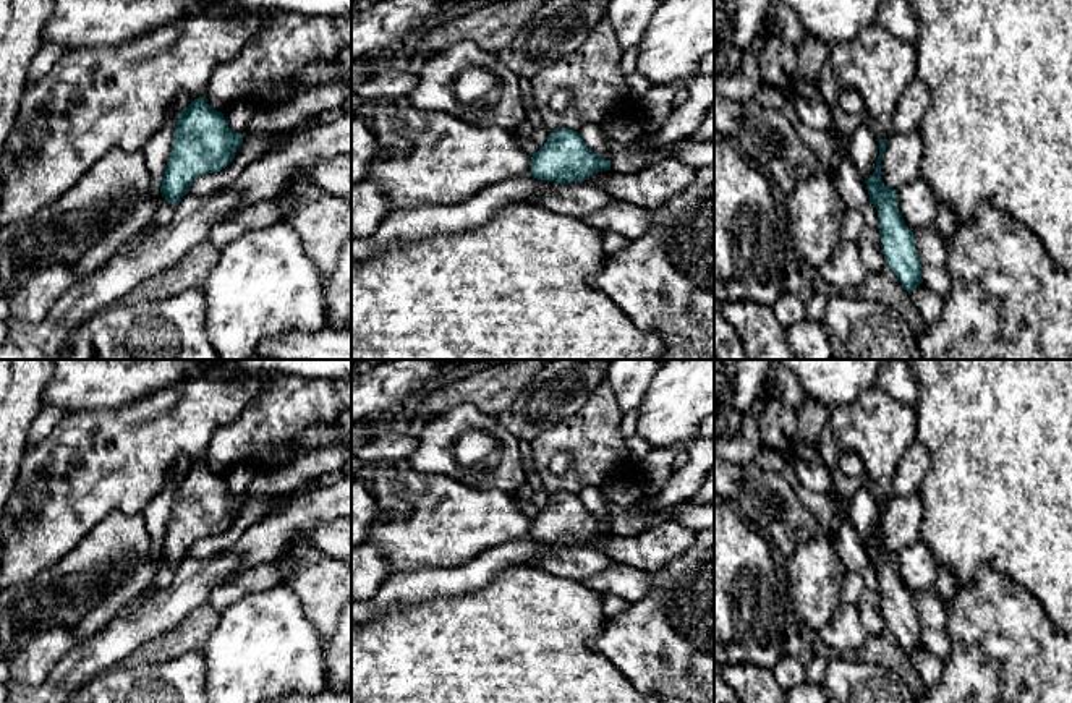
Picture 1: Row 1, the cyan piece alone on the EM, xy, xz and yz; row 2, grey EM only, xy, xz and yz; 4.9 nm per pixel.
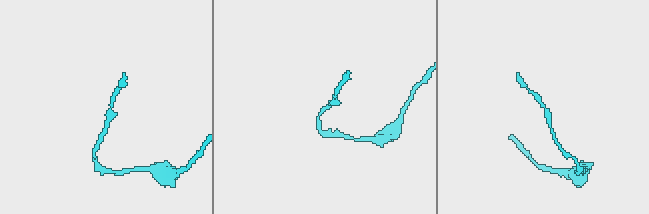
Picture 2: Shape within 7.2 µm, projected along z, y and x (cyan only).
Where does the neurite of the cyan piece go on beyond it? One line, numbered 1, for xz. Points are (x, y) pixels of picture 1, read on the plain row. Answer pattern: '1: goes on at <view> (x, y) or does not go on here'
1: does not go on here

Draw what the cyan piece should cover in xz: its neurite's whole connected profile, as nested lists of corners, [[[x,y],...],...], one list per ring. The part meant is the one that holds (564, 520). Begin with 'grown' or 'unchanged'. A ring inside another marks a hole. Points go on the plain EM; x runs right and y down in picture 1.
unchanged | [[[562,491],[551,494],[547,505],[531,520],[530,538],[572,547],[602,533],[610,533],[610,523],[594,517],[578,494]]]

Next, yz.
unchanged | [[[878,502],[879,518],[873,538],[865,543],[871,567],[878,573],[881,611],[886,628],[912,656],[921,645],[921,627],[913,606],[913,594],[905,588],[897,569],[897,552],[881,544],[881,523],[887,502]]]

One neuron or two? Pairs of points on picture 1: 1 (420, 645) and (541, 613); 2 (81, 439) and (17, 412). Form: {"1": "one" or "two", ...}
{"1": "one", "2": "two"}

